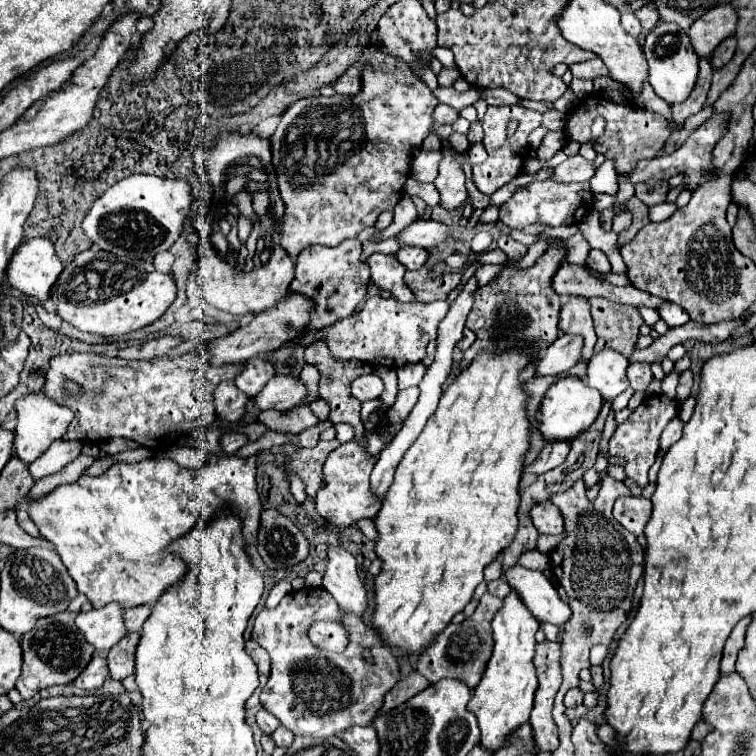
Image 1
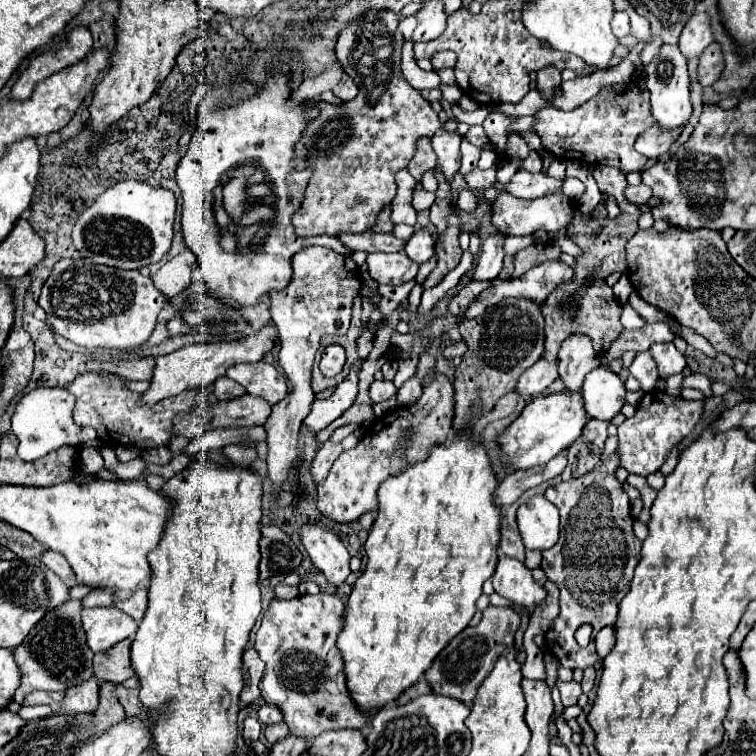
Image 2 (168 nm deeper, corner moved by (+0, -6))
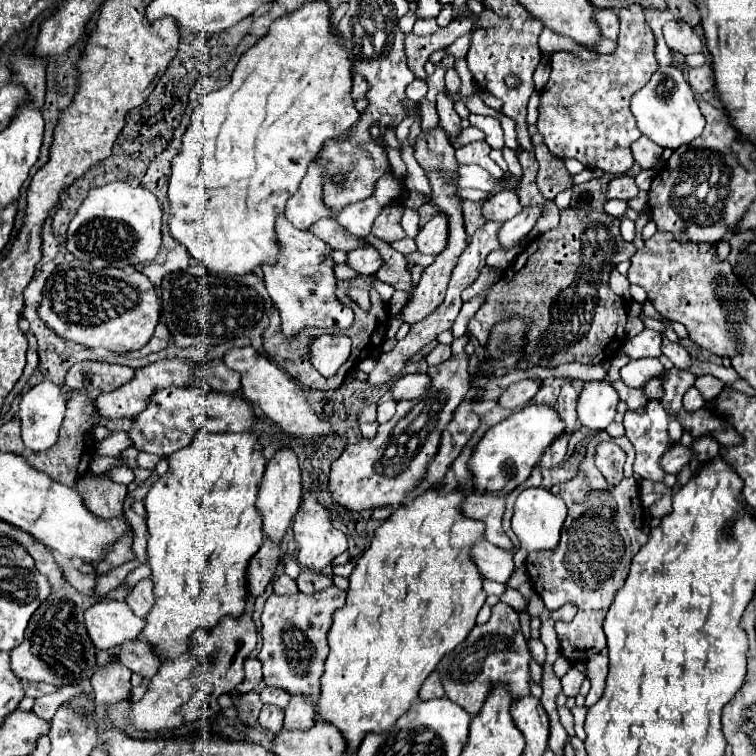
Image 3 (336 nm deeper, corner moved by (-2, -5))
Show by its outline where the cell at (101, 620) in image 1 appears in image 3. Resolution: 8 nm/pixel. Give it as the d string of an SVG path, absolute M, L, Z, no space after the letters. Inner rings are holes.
M103 599L85 611L87 633L97 649L111 649L135 641L145 621L139 619L127 603Z

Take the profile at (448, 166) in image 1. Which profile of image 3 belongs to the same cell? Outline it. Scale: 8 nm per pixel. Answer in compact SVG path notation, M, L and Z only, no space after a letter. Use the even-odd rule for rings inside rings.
M443 89L437 95L437 115L439 115L439 125L443 125L443 129L453 137L461 131L461 117L457 115L455 107L453 107L453 99L449 97L449 91Z

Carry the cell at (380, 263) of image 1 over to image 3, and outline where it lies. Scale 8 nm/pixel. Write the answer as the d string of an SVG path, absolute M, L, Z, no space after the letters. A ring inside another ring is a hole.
M359 247L359 249L353 249L353 251L347 253L347 261L345 263L353 271L359 271L361 275L373 275L383 265L383 259L381 259L377 249L373 249L373 247Z

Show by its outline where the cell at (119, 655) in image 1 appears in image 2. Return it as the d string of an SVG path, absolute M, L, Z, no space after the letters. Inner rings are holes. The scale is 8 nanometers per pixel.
M121 640L121 644L95 654L93 658L93 670L95 676L101 682L121 684L123 680L133 676L133 670L129 668L129 648L133 640Z

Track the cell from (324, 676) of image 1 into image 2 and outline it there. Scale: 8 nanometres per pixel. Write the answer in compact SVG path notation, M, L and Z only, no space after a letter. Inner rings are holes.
M319 592L315 596L299 594L291 600L273 598L269 602L269 608L265 610L261 626L257 630L255 650L259 652L261 660L267 664L263 680L259 684L261 696L267 704L277 706L281 710L283 722L287 724L287 728L293 736L305 738L309 742L327 730L341 730L341 728L359 730L373 716L373 712L359 710L359 706L353 702L349 688L347 688L347 680L345 680L345 672L343 672L345 662L337 648L337 636L343 630L343 612L345 612L345 604L335 594L325 594L325 592Z

